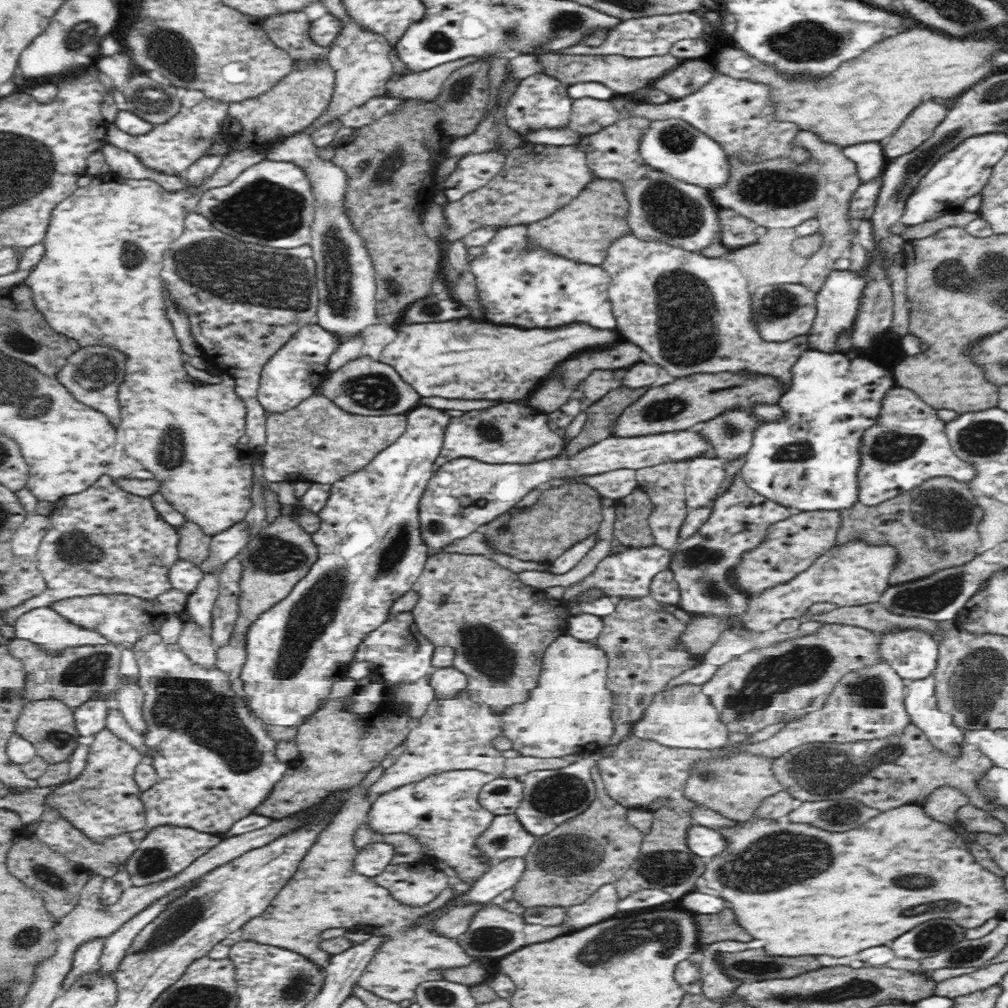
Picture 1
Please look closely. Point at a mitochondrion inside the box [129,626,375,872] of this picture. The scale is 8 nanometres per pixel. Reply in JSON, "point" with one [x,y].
{"point":[209,717]}

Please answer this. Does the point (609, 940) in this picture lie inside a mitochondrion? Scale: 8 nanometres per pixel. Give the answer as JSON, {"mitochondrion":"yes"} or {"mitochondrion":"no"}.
{"mitochondrion":"yes"}

